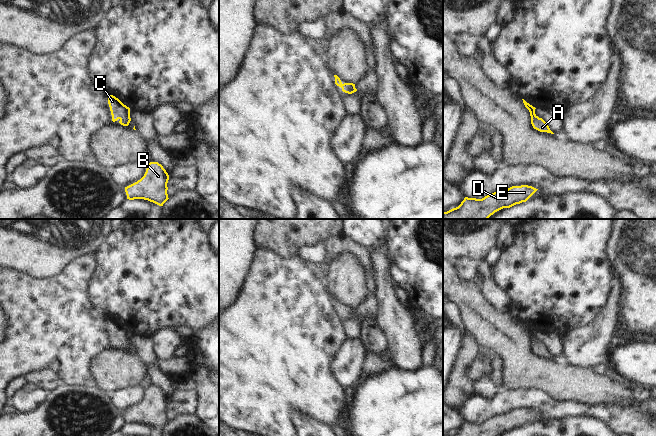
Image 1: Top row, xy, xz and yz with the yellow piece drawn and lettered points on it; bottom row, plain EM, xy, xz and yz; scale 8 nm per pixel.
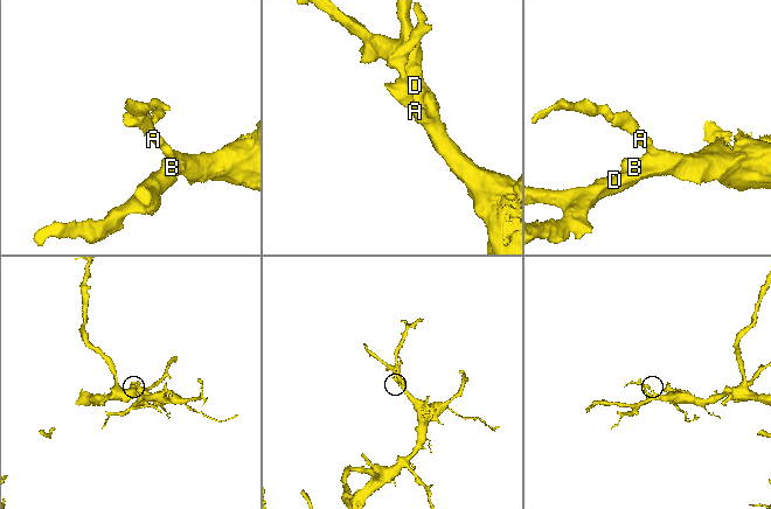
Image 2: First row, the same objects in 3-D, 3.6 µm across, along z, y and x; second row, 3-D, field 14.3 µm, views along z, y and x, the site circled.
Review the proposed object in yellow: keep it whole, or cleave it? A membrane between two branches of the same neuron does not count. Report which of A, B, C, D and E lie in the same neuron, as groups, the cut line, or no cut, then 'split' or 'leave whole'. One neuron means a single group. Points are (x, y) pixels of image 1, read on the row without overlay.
A B C D E; no cut; leave whole

